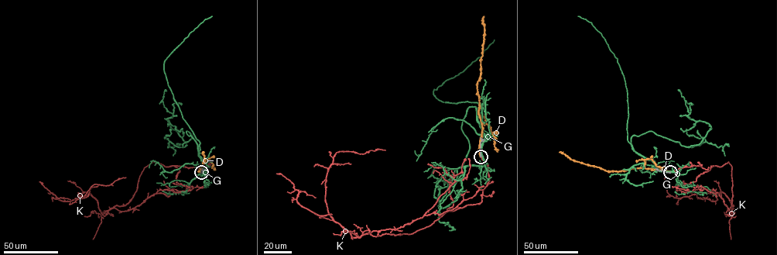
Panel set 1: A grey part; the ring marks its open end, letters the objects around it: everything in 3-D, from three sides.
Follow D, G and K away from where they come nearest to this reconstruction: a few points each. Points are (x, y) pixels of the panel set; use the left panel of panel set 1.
D: (201, 172), (202, 167), (199, 171), (203, 162), (203, 152)
G: (202, 172), (197, 143), (186, 131), (192, 136), (183, 146), (169, 123), (165, 90)
K: (202, 172), (207, 165), (152, 162), (131, 199), (102, 212), (89, 193), (78, 196), (125, 177)

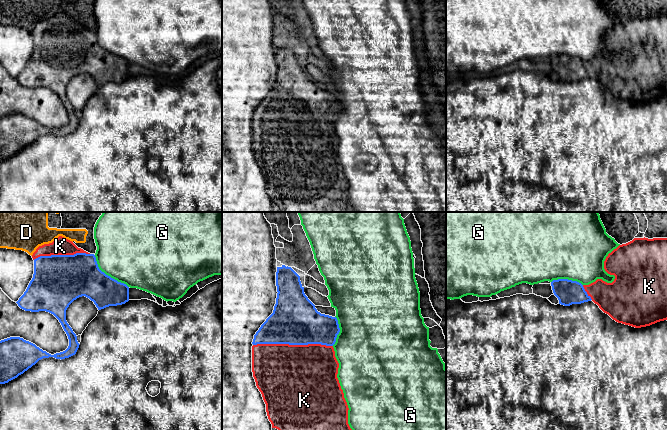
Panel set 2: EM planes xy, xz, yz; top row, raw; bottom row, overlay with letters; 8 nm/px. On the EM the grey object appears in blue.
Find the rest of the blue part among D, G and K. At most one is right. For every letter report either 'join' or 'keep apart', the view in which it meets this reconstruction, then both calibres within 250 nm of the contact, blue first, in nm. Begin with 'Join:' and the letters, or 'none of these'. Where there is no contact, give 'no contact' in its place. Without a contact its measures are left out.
Join: K
D: keep apart; no contact
G: keep apart; contact in xy; calibres 340 and 480 nm
K: join; contact in xz; calibres 380 and 500 nm

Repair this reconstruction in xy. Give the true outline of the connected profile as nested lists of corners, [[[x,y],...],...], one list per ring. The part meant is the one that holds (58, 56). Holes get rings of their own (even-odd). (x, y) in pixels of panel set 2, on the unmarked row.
[[[62,12],[52,19],[39,22],[33,29],[34,50],[26,67],[16,78],[18,82],[31,88],[46,87],[53,90],[61,99],[69,115],[68,124],[51,131],[35,120],[20,113],[10,113],[0,117],[0,160],[8,159],[23,150],[39,136],[54,133],[69,134],[76,130],[79,119],[77,112],[66,97],[66,86],[79,73],[85,72],[94,78],[98,86],[109,82],[125,80],[129,77],[129,63],[102,48],[94,30],[78,24],[72,17]]]

